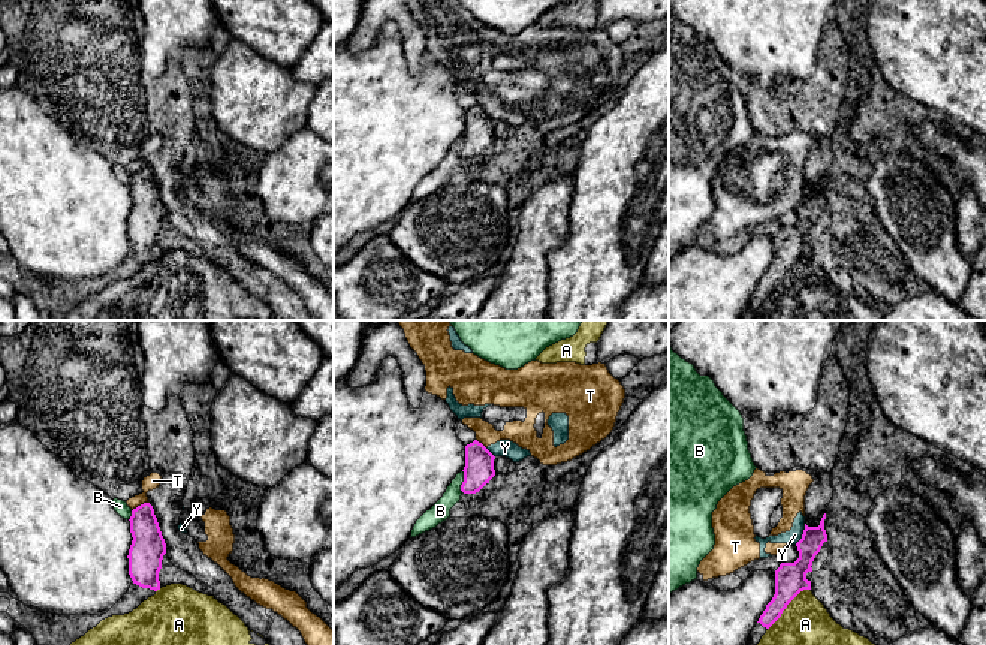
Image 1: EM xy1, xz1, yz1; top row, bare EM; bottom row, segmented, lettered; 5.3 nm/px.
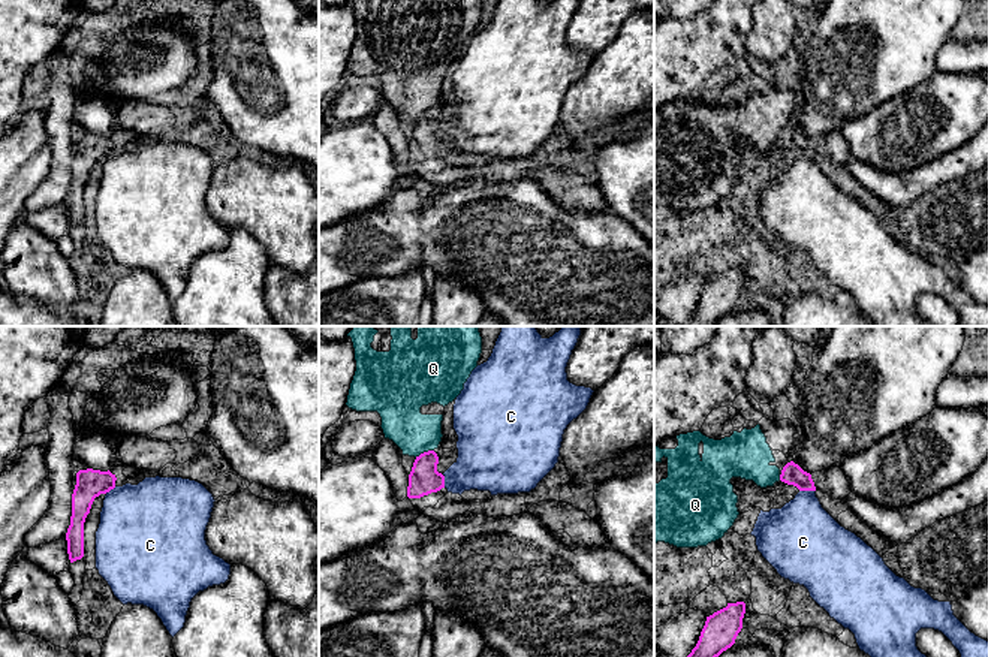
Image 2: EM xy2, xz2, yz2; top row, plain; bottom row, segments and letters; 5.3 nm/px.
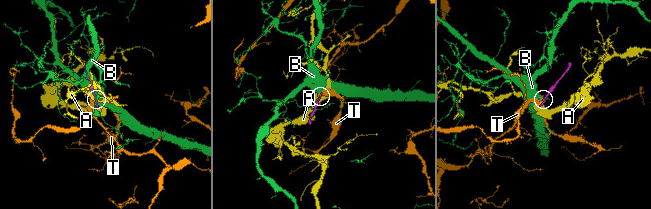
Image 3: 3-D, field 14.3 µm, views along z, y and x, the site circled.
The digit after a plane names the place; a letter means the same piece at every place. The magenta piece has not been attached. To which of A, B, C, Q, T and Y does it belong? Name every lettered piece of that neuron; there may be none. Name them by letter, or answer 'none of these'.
none of these

